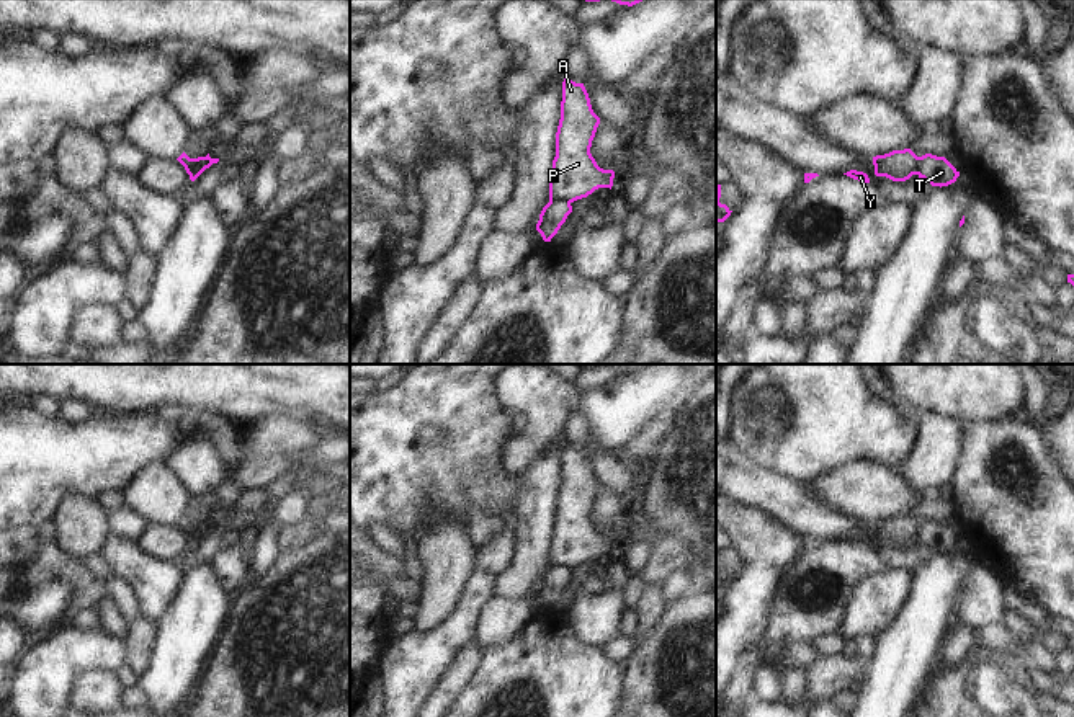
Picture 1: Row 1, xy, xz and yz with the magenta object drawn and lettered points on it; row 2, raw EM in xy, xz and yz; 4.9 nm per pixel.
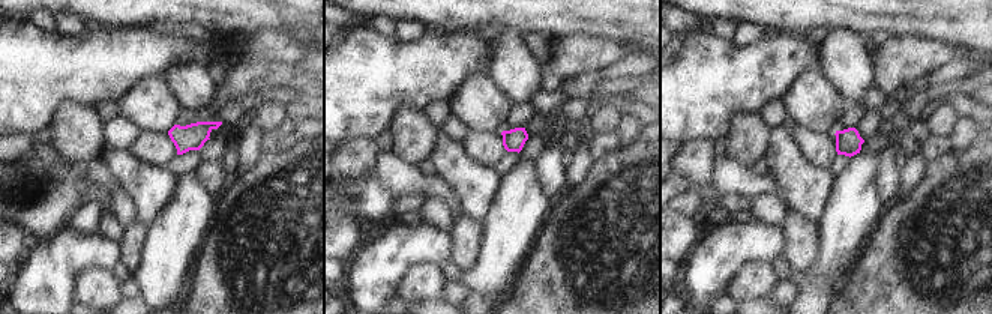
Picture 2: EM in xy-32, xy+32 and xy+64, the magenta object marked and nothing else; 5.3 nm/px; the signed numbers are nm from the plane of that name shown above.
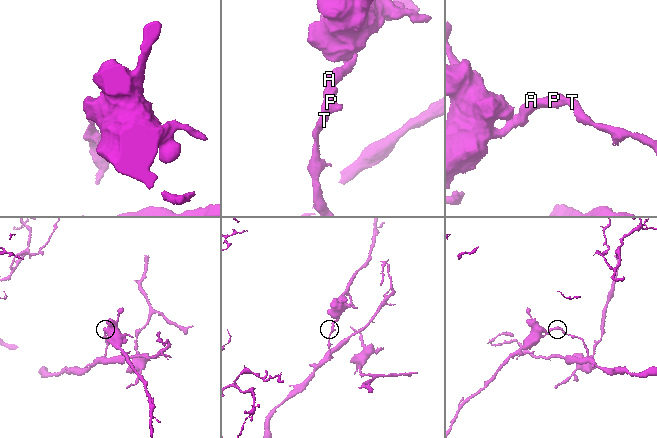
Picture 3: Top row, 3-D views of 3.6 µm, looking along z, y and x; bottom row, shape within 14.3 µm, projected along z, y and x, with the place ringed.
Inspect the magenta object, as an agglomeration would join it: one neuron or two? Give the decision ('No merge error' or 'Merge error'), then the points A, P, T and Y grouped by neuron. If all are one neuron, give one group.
Merge error. Groups: A P Y / T.

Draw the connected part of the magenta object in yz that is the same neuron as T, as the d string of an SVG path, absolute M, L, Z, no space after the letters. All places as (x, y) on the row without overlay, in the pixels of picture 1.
M925 519L919 526L917 541L932 552L942 554L955 549L960 537L945 523Z

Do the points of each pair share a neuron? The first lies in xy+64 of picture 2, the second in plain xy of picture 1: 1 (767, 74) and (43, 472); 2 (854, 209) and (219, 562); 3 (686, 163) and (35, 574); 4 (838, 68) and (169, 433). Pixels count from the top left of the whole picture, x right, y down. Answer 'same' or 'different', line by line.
1: same
2: different
3: different
4: different

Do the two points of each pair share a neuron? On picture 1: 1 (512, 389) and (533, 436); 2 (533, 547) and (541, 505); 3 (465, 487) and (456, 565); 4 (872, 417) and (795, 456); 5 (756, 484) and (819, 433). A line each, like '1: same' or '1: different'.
1: same
2: same
3: different
4: same
5: different

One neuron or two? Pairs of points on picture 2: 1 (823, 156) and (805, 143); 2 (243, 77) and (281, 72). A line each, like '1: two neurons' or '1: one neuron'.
1: one neuron
2: one neuron

